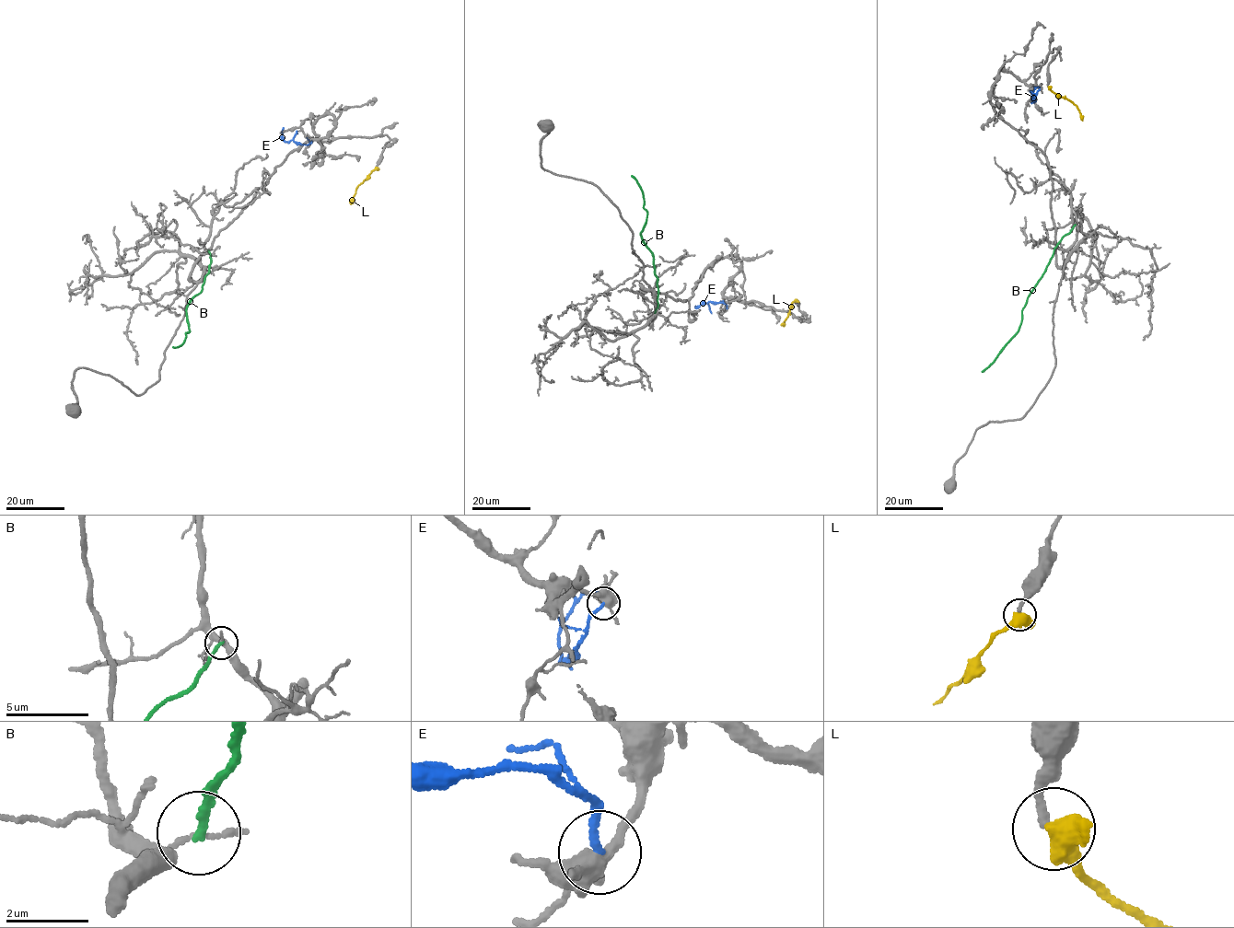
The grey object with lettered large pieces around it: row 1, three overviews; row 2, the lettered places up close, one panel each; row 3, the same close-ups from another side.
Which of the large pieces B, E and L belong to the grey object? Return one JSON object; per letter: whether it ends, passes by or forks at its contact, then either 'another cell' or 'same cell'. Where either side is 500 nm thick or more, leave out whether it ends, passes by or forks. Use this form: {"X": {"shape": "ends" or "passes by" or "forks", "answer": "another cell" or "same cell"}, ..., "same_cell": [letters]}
{"B": {"shape": "ends", "answer": "another cell"}, "E": {"shape": "ends", "answer": "another cell"}, "L": {"shape": "passes by", "answer": "another cell"}, "same_cell": []}

